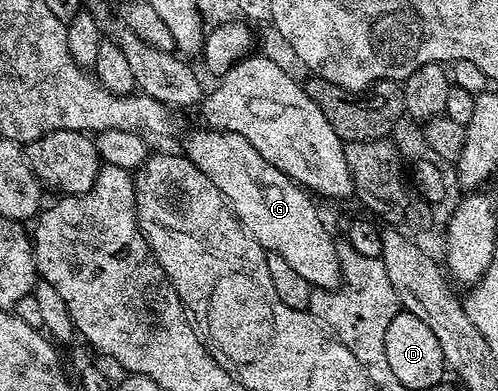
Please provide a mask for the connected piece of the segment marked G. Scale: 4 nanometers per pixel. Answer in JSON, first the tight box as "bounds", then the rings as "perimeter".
{"bounds":[183,126,341,290],"perimeter":[[[201,126],[186,138],[183,152],[215,182],[238,222],[266,253],[279,254],[314,288],[332,290],[341,286],[338,241],[333,240],[328,226],[321,221],[321,212],[313,205],[314,197],[283,170],[271,166],[247,137]]]}

